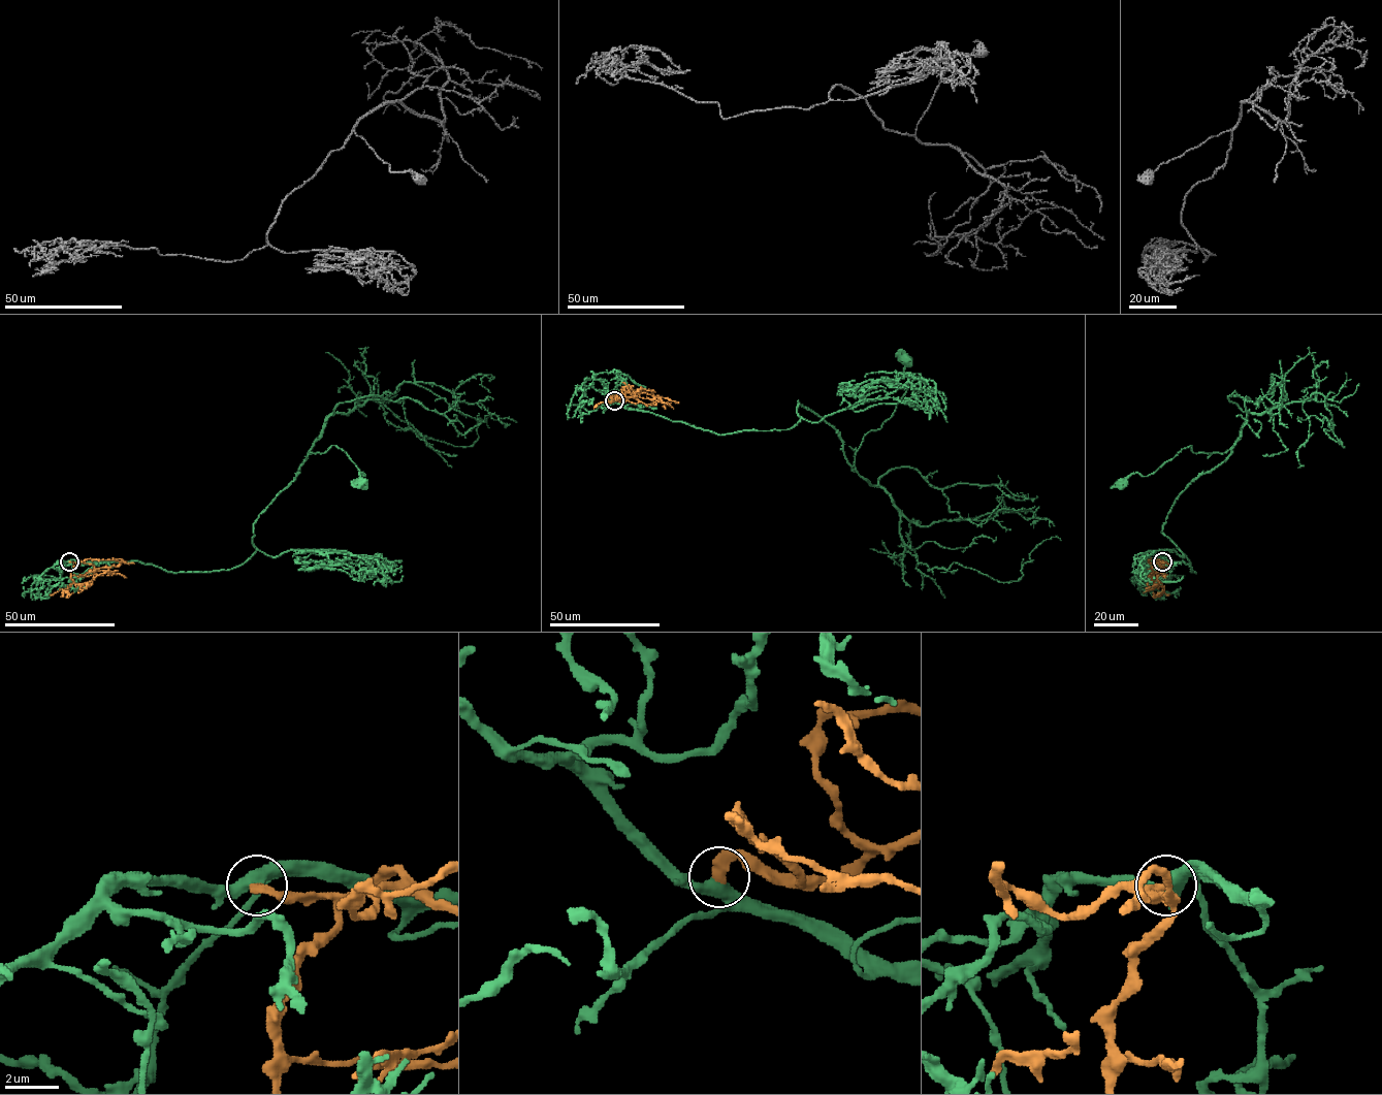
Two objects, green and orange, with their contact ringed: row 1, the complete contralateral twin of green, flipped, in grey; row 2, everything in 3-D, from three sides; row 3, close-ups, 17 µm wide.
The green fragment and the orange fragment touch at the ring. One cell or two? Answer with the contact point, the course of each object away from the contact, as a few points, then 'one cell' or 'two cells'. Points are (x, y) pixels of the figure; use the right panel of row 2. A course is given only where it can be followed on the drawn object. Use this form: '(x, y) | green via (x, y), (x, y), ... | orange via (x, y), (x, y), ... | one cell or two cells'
(1162, 561) | green via (1162, 561), (1183, 560), (1196, 573), (1162, 525), (1176, 498), (1230, 450), (1194, 453), (1190, 445), (1122, 484) | orange via (1161, 561), (1157, 573), (1151, 568), (1153, 584) | one cell

